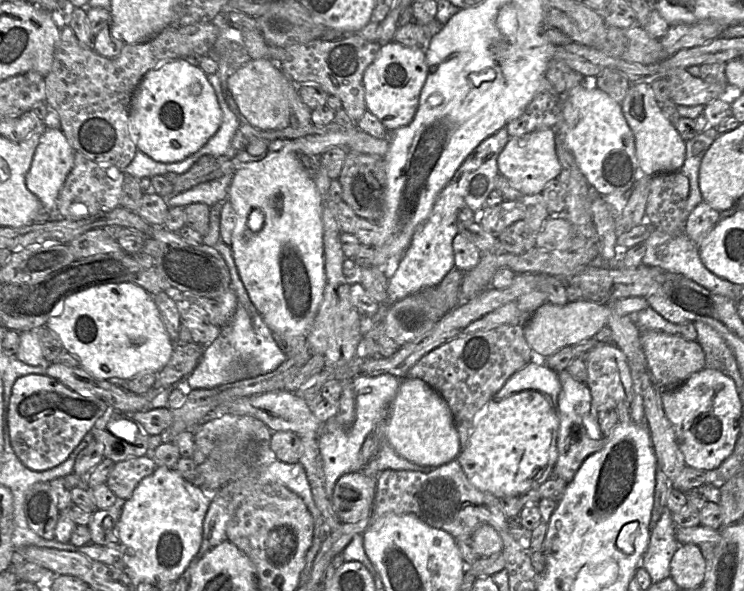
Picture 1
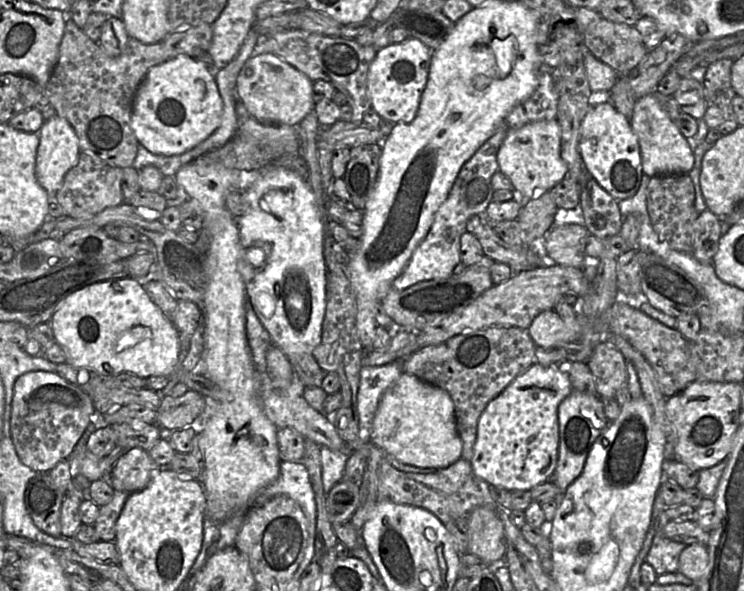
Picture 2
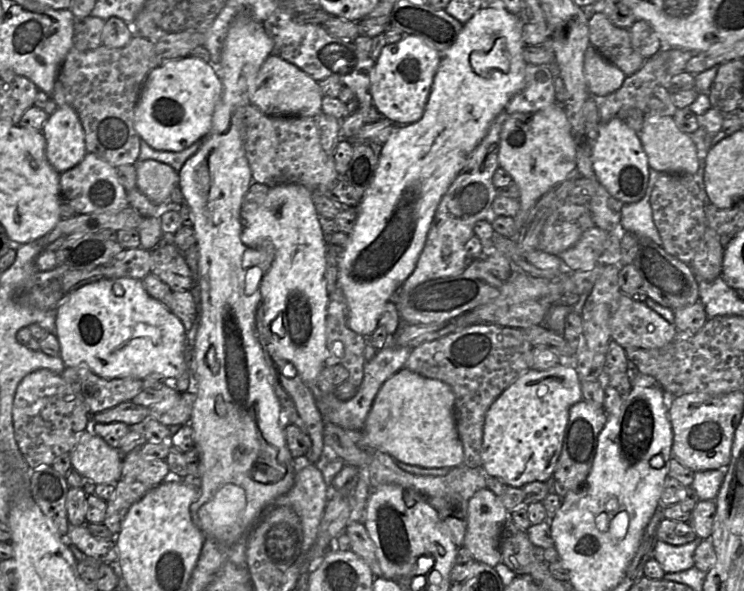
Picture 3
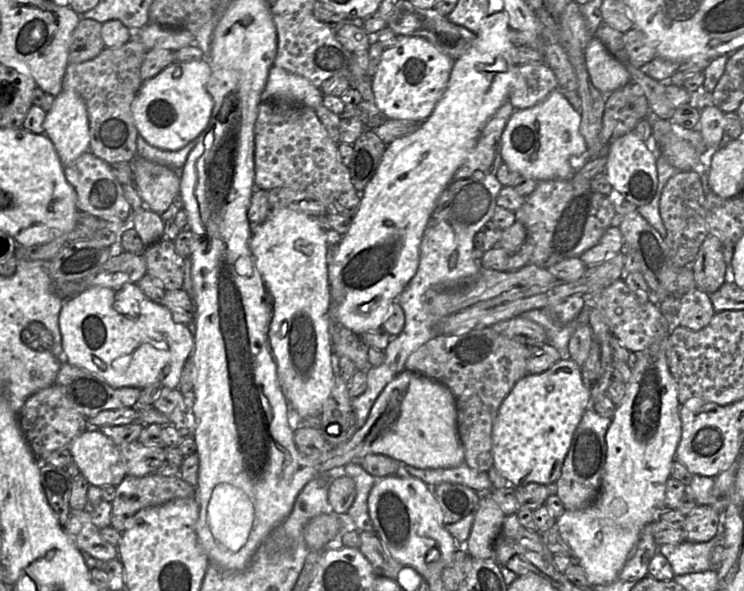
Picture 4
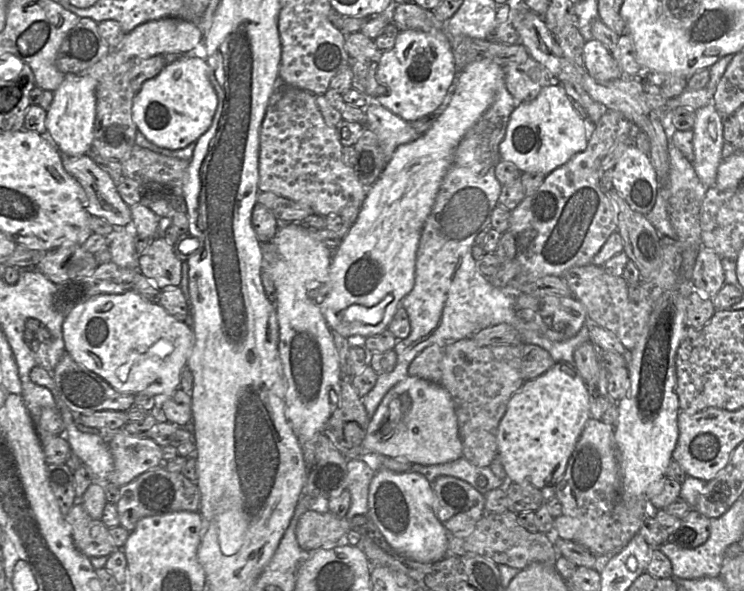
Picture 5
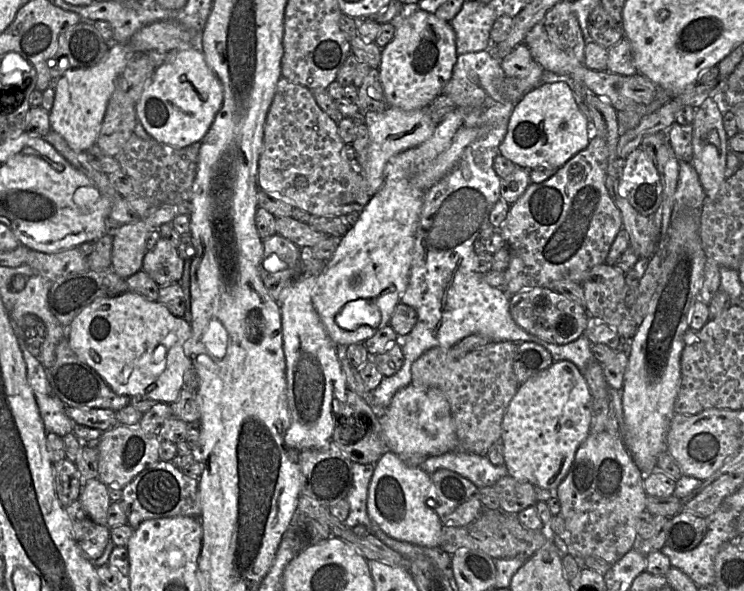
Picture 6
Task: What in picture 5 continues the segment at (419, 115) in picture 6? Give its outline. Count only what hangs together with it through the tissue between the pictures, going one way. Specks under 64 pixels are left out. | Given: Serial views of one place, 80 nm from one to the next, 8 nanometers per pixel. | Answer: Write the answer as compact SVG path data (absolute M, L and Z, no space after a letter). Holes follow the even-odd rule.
M369 100L365 111L366 125L378 136L386 161L389 161L399 146L410 143L421 136L410 122L394 114L376 100Z

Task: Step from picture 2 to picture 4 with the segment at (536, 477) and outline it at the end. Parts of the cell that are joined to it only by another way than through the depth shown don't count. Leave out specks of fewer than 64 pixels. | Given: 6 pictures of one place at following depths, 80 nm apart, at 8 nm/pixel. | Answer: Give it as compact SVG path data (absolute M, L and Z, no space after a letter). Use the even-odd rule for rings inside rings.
M560 359L550 369L541 374L528 374L519 380L502 402L492 431L493 466L516 487L529 483L549 485L561 475L573 434L584 412L591 407L591 398L583 384L581 367L571 359Z

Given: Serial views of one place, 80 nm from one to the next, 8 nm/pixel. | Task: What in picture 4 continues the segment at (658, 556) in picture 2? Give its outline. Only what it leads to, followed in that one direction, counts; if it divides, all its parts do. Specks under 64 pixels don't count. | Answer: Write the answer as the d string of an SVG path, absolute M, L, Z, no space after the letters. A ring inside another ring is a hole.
M720 517L717 534L710 541L666 544L659 546L659 552L670 562L674 575L685 575L711 570L711 554L718 545L723 545L723 517Z

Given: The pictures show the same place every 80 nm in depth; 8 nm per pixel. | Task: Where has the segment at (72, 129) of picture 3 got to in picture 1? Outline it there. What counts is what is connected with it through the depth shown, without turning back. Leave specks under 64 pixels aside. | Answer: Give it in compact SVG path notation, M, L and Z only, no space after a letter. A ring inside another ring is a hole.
M47 128L40 137L25 183L48 211L57 209L57 198L73 167L74 154L61 129Z

